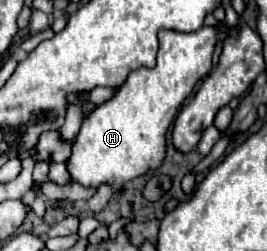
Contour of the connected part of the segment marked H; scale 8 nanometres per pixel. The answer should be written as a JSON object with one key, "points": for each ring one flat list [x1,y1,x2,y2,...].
{"points":[[223,24,219,28,203,26,193,34,161,30,155,68,133,70,117,94,97,106,81,124,69,158,71,180,91,188,109,182,117,188,147,170,159,168,165,156,165,132,195,84,211,72,215,42,223,40,225,34,227,28]]}

